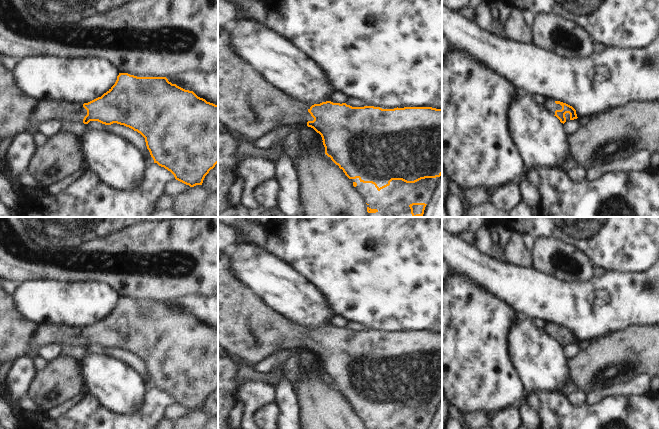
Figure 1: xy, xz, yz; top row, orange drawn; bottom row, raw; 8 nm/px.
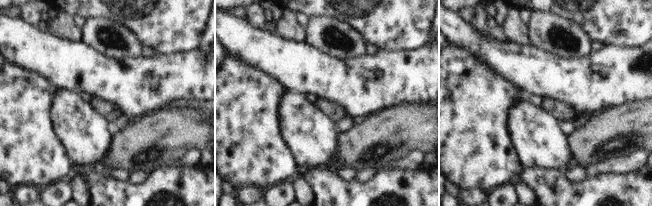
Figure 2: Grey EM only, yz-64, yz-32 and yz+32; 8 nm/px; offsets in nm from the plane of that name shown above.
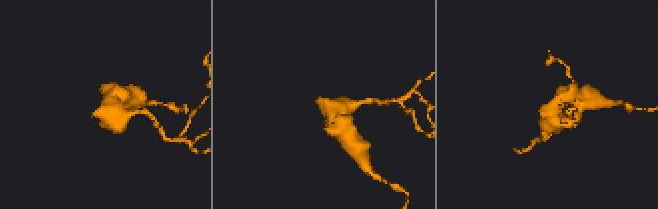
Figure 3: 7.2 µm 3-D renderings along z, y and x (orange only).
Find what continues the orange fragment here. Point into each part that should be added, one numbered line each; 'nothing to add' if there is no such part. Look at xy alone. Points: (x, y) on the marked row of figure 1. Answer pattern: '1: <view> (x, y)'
1: xy (18, 112)

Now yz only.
1: yz (550, 105)

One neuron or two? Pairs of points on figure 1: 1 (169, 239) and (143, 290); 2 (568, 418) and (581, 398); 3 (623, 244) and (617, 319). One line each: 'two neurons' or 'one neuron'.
1: one neuron
2: two neurons
3: two neurons

